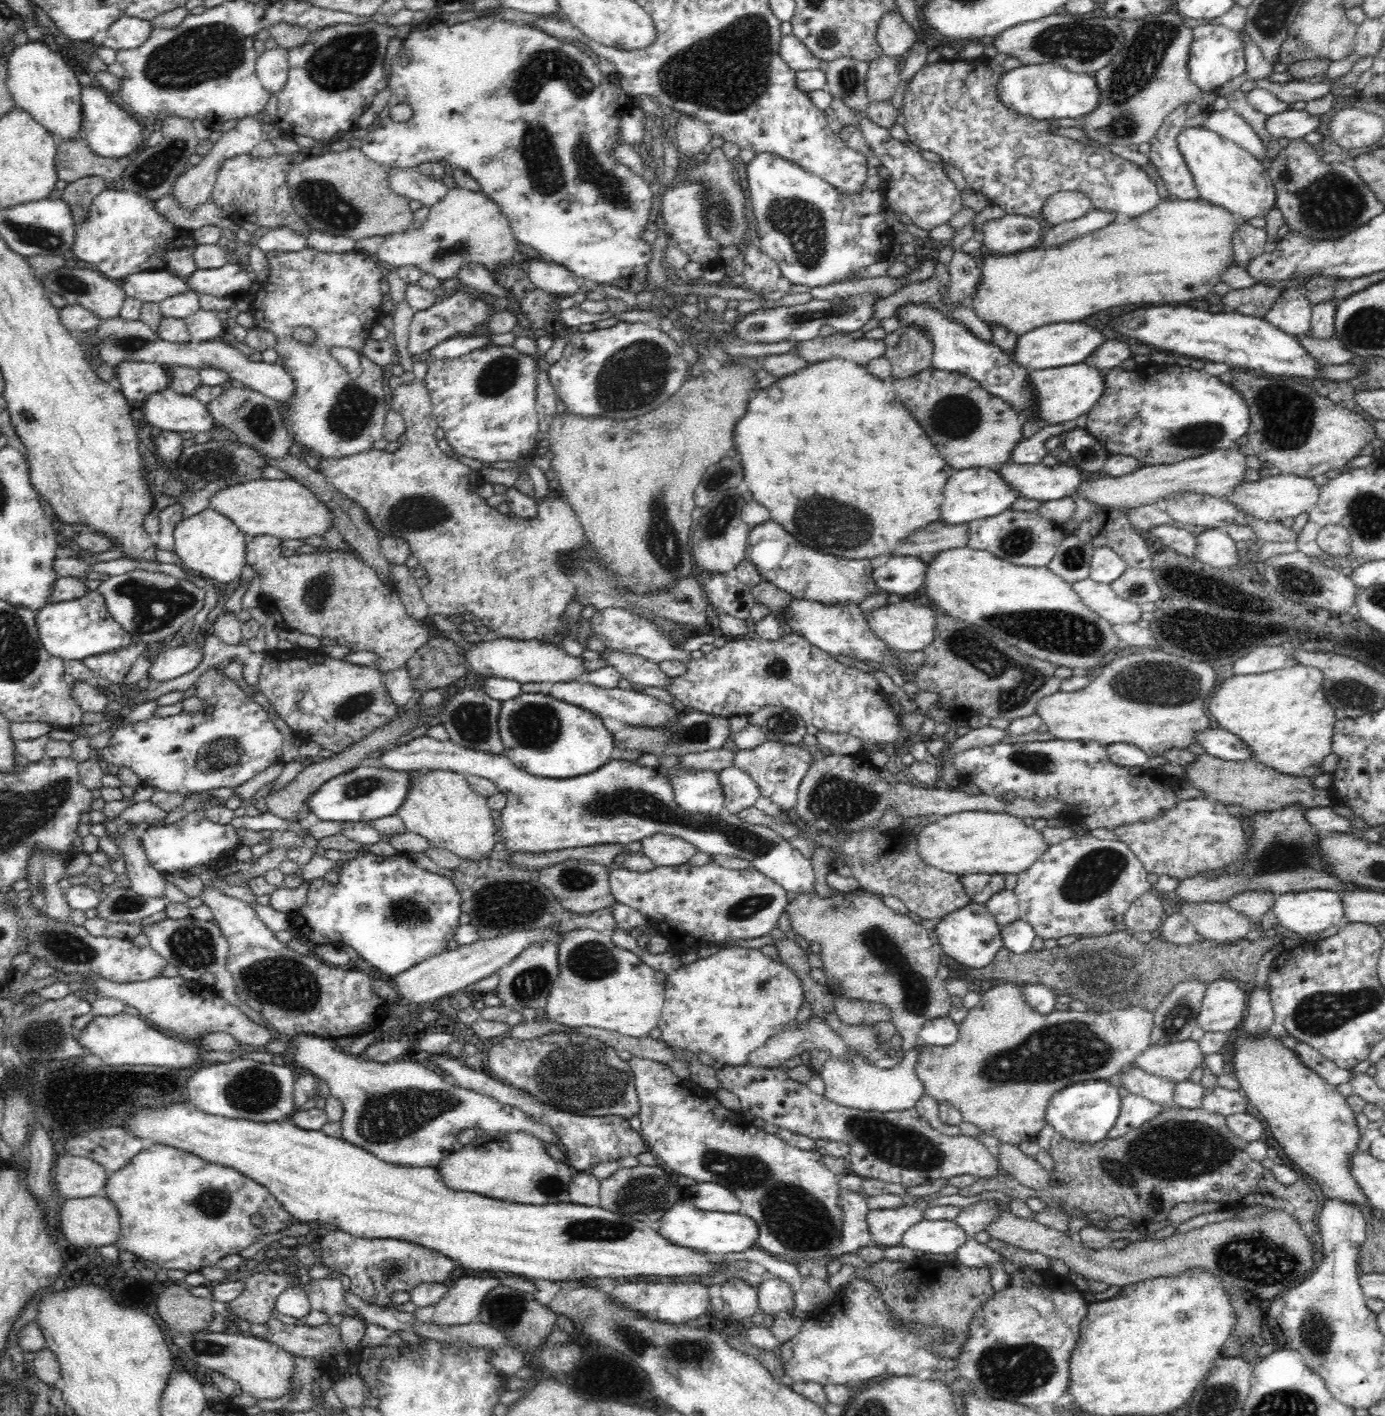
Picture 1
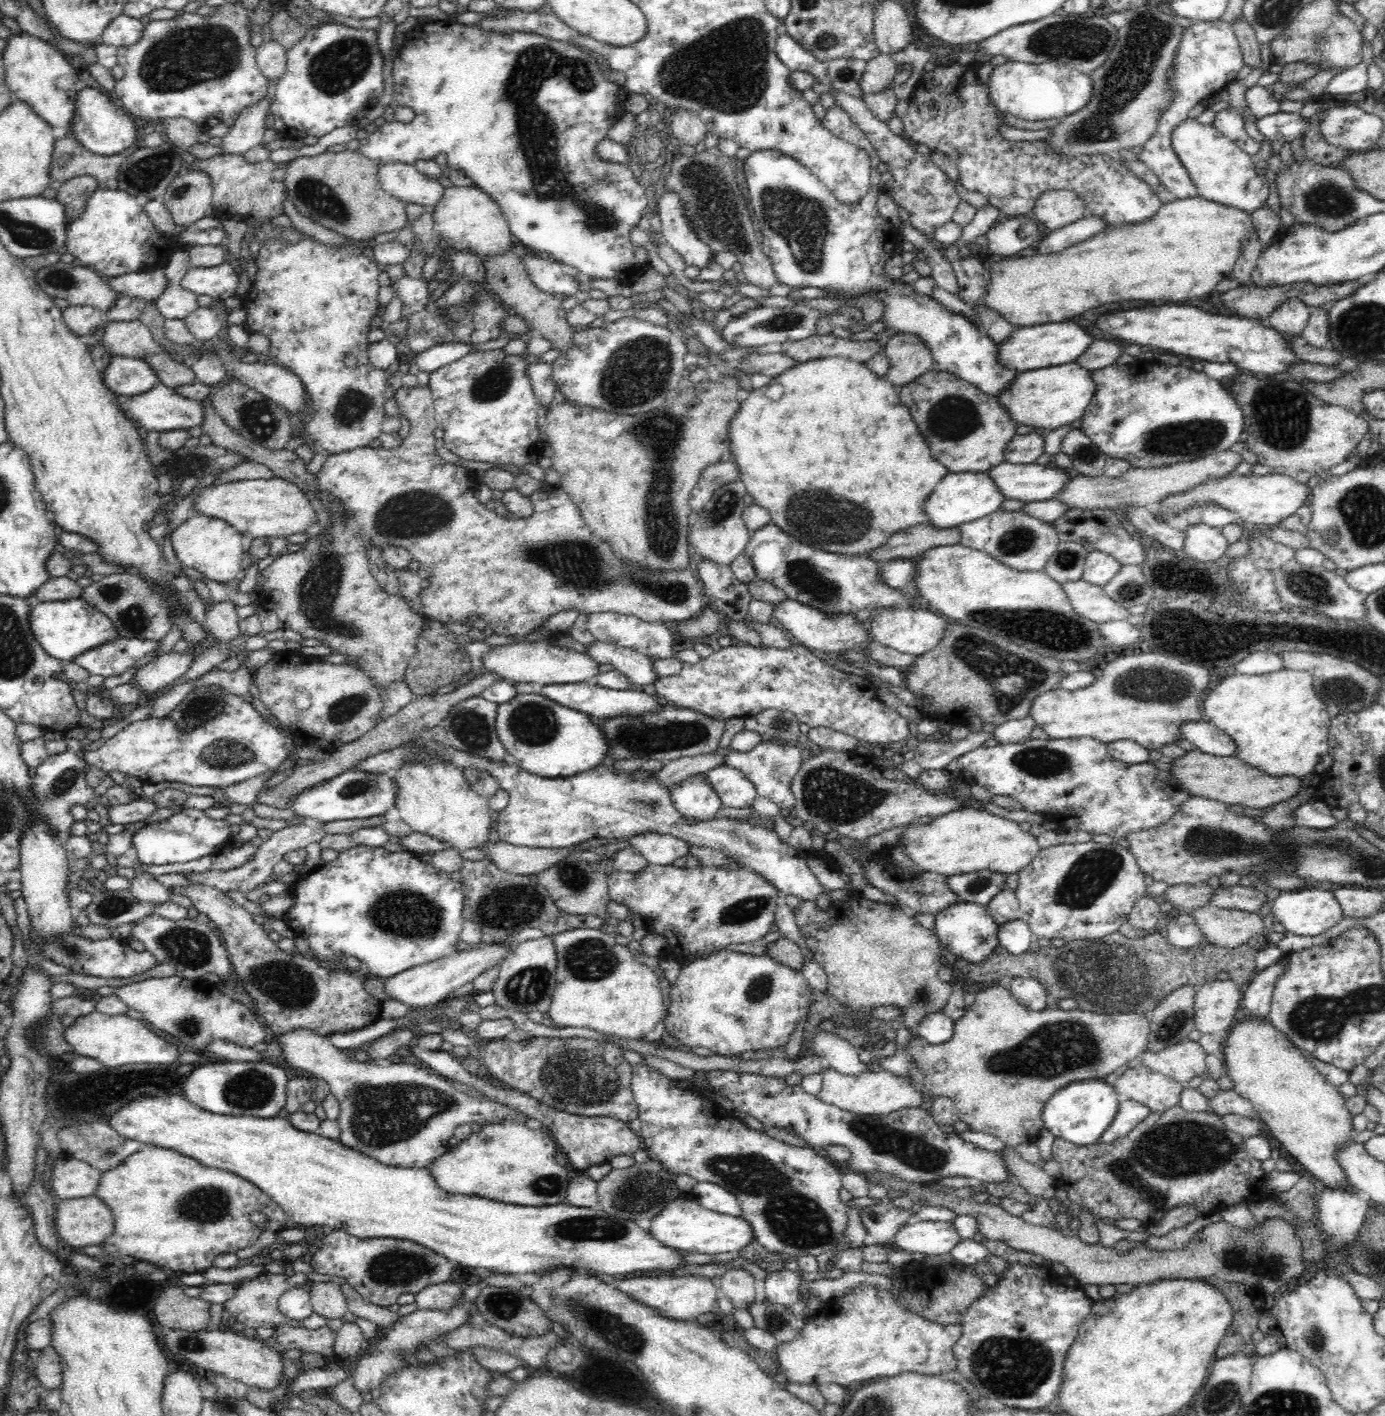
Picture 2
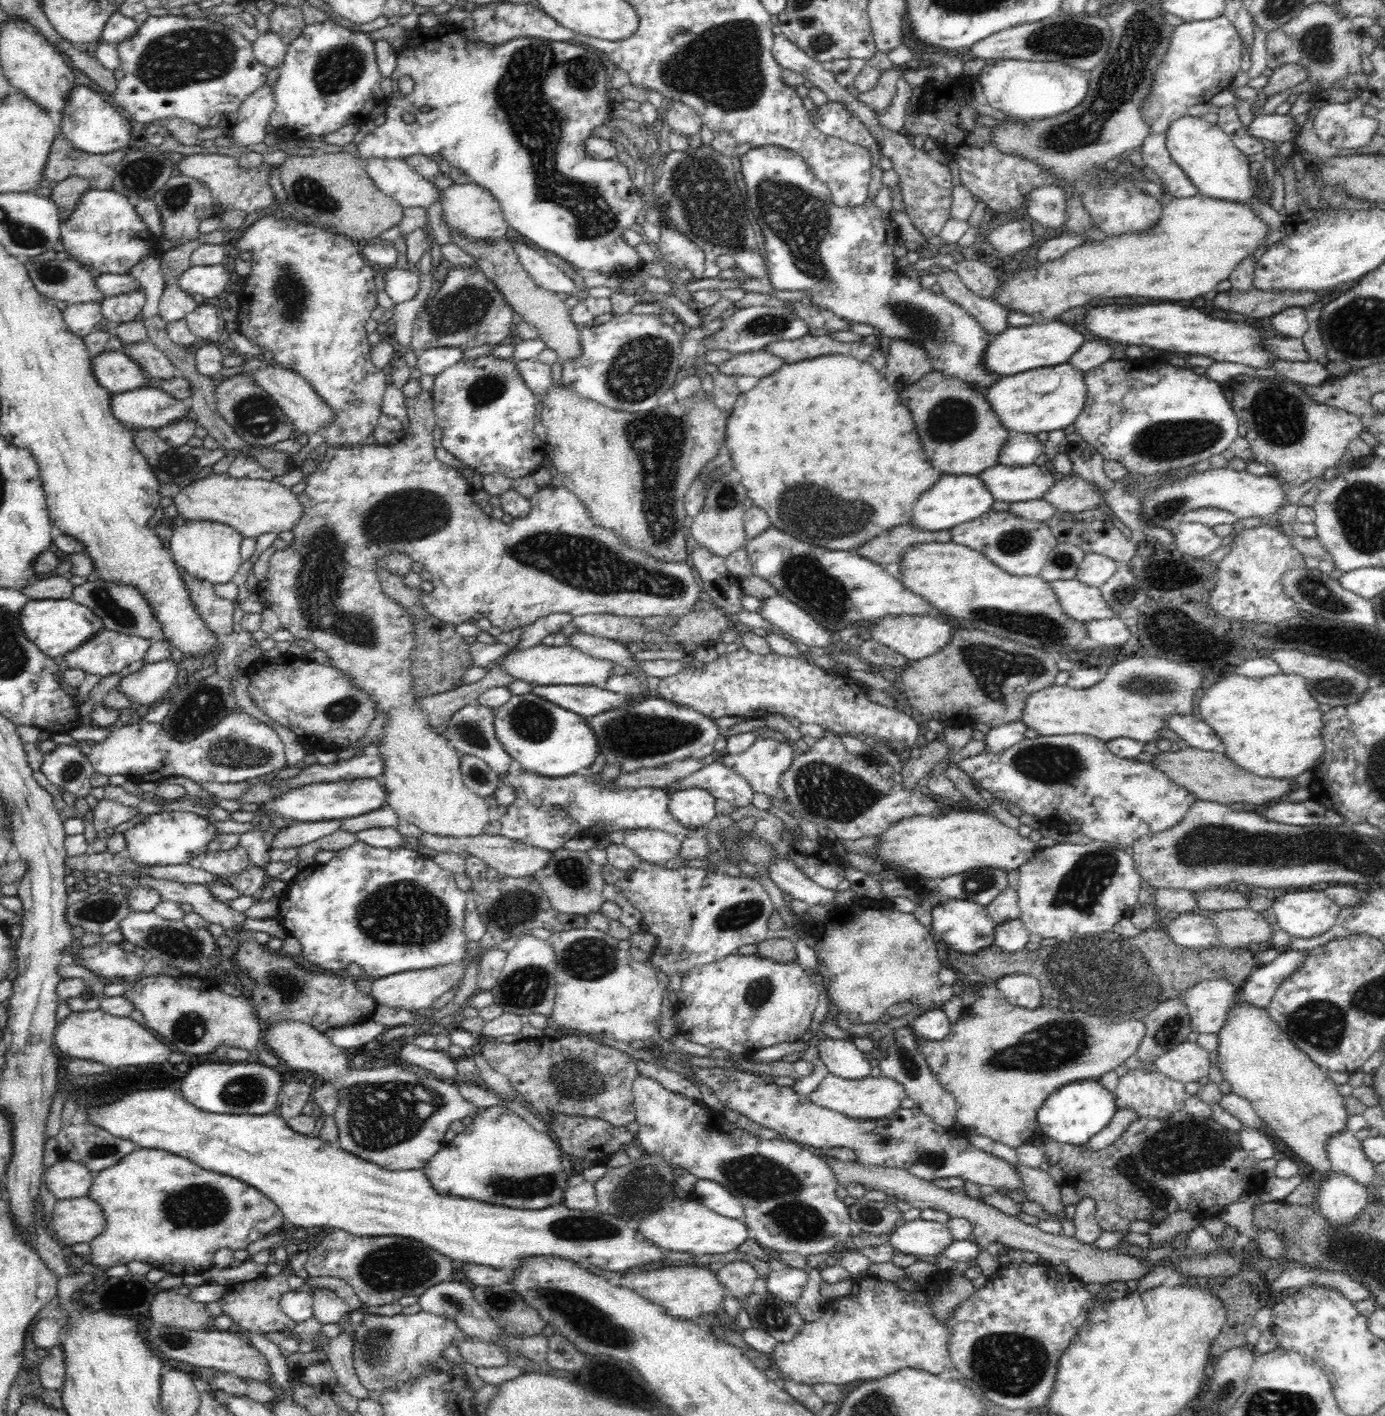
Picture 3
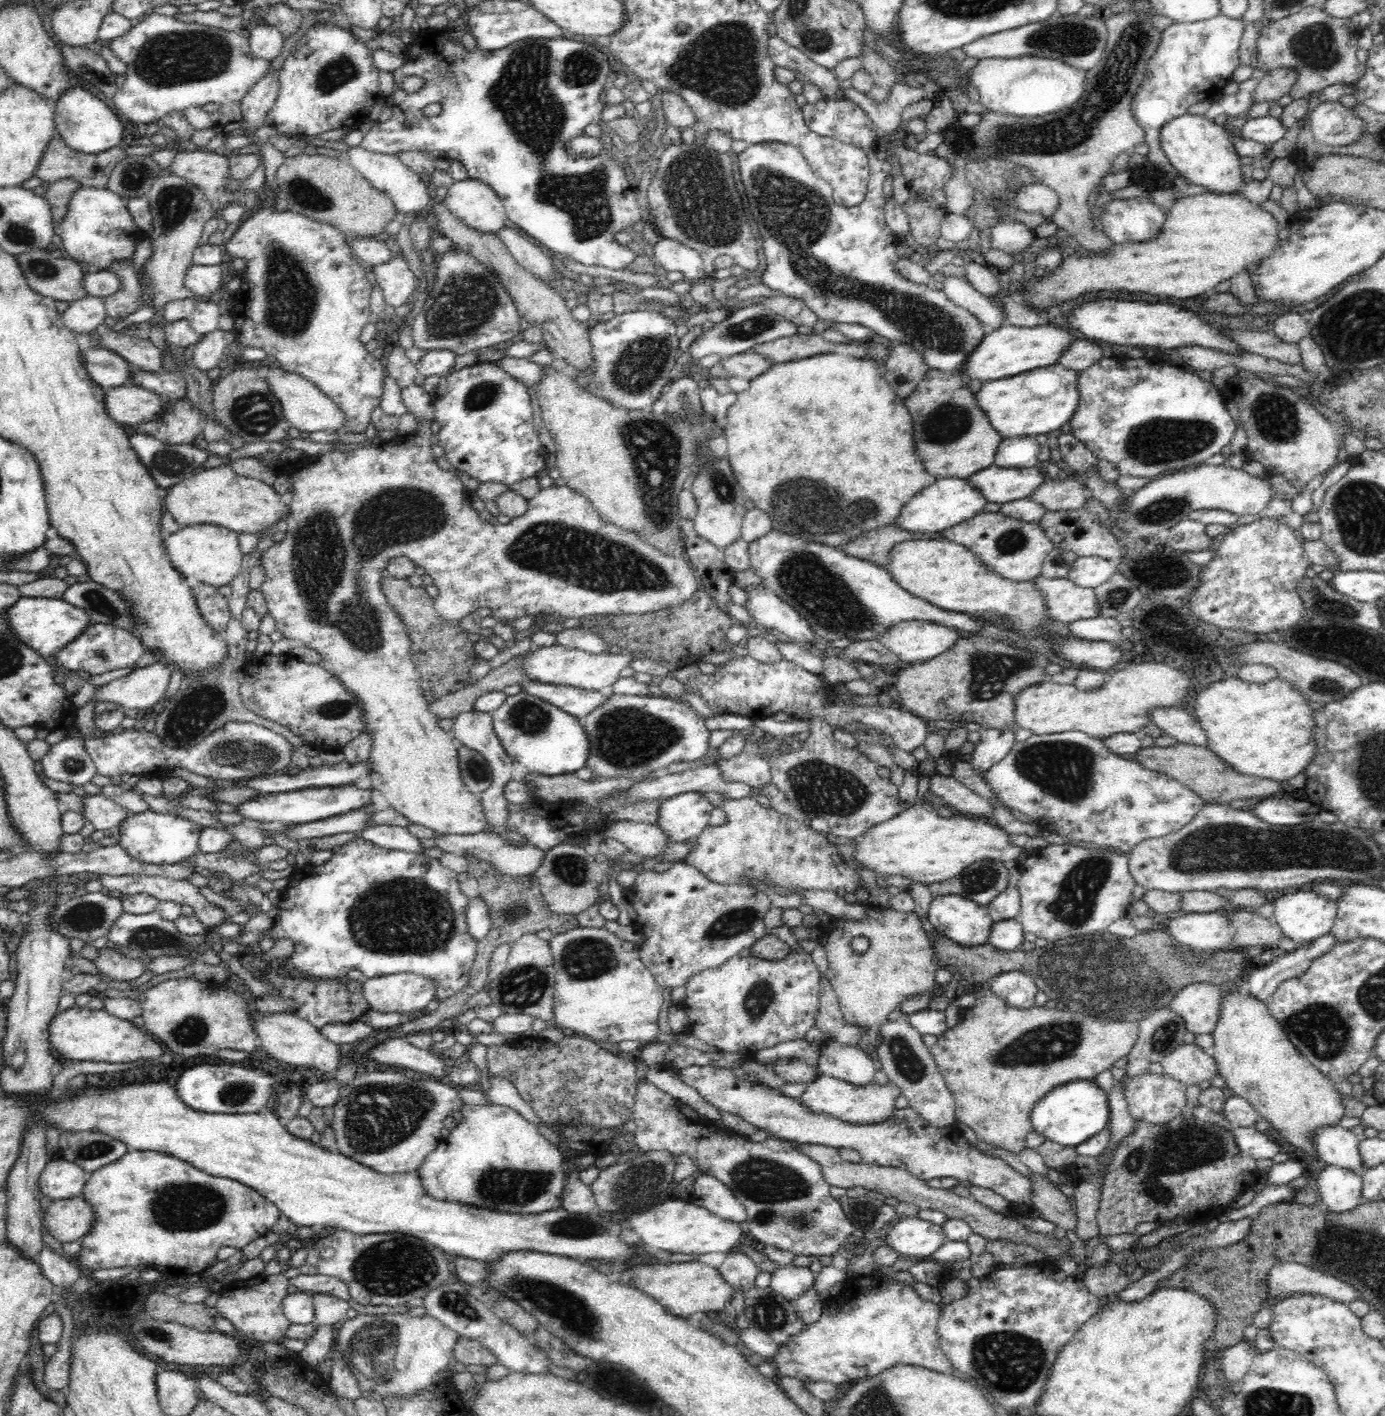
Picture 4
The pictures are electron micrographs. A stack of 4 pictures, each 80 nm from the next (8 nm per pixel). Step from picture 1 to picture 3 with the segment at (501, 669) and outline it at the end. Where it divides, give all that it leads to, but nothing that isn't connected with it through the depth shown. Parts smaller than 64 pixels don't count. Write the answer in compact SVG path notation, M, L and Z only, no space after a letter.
M539 644L526 650L511 648L503 656L498 658L498 667L502 667L506 673L533 685L586 685L604 687L604 682L612 676L612 668L616 666L614 661L591 658L588 654L572 646L544 646Z

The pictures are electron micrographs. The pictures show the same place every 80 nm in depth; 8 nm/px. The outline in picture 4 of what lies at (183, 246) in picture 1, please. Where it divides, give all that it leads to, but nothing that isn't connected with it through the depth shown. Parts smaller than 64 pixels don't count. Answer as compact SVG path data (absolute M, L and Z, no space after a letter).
M78 187L68 203L68 210L63 221L56 228L62 239L62 249L65 256L77 260L86 268L102 270L116 261L132 260L136 244L149 234L138 229L133 216L127 209L127 198L114 194L114 191L96 187Z

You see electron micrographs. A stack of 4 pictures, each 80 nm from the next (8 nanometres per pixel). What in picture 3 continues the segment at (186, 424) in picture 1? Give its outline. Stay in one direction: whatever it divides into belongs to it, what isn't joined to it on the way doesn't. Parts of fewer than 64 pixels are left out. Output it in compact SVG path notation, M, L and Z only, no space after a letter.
M157 386L111 393L111 411L116 420L135 430L156 430L184 417L195 418L182 400Z

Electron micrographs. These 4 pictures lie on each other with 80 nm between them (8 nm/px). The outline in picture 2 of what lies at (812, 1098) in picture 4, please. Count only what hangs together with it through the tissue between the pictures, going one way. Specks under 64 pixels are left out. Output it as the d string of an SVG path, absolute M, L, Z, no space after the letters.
M829 1066L819 1076L823 1084L816 1098L854 1114L886 1115L906 1107L918 1107L923 1102L921 1088L915 1086L910 1076L903 1076L902 1073L864 1070L856 1075L848 1075Z

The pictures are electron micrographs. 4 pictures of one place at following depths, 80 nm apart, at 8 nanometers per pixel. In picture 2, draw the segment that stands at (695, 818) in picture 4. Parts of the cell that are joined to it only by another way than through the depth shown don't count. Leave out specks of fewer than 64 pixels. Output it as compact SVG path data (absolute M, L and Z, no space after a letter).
M706 773L688 776L676 783L670 792L674 808L686 818L714 818L724 805Z

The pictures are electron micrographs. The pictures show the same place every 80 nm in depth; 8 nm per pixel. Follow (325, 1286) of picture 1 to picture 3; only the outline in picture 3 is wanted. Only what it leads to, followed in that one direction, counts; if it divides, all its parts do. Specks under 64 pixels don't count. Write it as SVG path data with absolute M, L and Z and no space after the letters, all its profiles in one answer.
M327 1288L310 1290L313 1296L313 1316L320 1324L345 1323L352 1311L349 1304Z

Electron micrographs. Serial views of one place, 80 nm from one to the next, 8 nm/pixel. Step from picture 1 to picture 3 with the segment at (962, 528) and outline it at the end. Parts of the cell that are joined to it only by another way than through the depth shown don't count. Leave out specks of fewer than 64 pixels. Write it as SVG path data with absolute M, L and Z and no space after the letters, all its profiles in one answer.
M900 525L871 538L859 546L856 554L872 562L892 568L899 562L903 552L912 545L923 542L950 542L949 530L930 532L915 526Z

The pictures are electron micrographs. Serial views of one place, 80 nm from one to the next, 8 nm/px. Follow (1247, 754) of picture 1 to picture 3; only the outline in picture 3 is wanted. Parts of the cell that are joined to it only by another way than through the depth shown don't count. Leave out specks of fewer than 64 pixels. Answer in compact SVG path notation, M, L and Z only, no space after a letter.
M1170 716L1166 720L1166 727L1172 732L1176 732L1179 740L1186 746L1191 746L1200 750L1223 752L1219 736L1210 729L1197 716Z

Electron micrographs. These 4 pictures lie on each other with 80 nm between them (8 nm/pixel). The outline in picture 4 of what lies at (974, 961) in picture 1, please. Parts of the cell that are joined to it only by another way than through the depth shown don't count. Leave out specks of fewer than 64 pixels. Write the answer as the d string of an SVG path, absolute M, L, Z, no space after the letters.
M944 893L933 897L925 922L928 927L962 946L976 946L987 942L993 924L988 905L982 906L958 894Z

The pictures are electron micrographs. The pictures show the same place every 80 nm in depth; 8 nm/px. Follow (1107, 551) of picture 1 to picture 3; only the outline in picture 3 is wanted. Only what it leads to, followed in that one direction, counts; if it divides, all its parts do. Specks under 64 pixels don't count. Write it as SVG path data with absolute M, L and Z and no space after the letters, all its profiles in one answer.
M1090 552L1079 562L1078 580L1086 586L1100 589L1117 572L1118 563L1107 556Z

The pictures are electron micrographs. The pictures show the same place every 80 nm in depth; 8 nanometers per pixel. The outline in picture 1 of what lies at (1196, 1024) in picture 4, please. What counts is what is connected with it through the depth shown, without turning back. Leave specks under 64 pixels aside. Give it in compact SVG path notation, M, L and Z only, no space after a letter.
M1218 979L1208 983L1197 1016L1197 1026L1205 1032L1228 1033L1242 1023L1247 1008L1247 995L1247 987L1236 981Z

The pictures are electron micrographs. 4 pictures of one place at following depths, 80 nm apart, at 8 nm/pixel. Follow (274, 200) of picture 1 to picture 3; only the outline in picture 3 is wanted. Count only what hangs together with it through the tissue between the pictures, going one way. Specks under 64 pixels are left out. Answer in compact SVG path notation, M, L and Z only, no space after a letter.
M190 154L178 162L177 174L196 179L210 189L212 200L218 211L226 208L244 210L244 212L258 212L264 206L270 206L276 195L270 187L271 173L276 168L267 164L244 170L238 167L235 156L222 156L222 154Z

